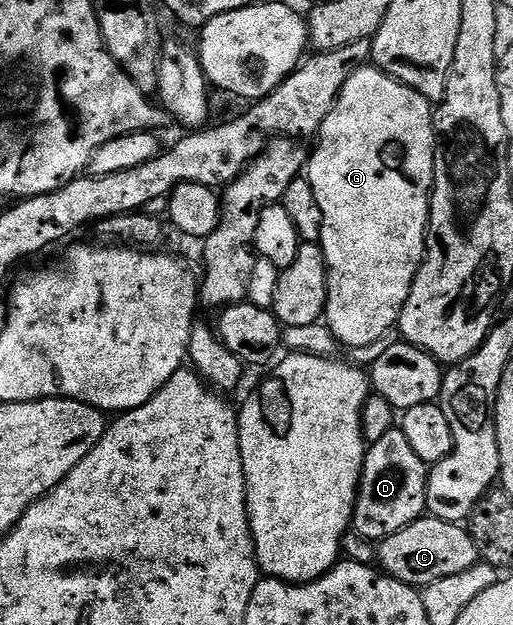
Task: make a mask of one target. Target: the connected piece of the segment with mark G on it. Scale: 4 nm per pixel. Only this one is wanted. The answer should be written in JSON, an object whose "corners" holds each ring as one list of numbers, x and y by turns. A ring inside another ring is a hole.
{"corners":[[365,64,350,76,350,80,346,80,342,92,332,105,332,111,320,125,320,132,315,142,316,151,313,154,311,151,306,162,306,177,310,188,314,188,314,200,318,200,318,208,322,210,322,232,318,245,324,251,324,264,328,268,326,325,341,347,353,348,372,344,399,323,400,310,408,298,420,261,424,259,424,243,428,236,428,207,432,196,434,156,436,155,434,106,429,99,389,77,388,74,383,74,381,70,376,69,375,65]]}

